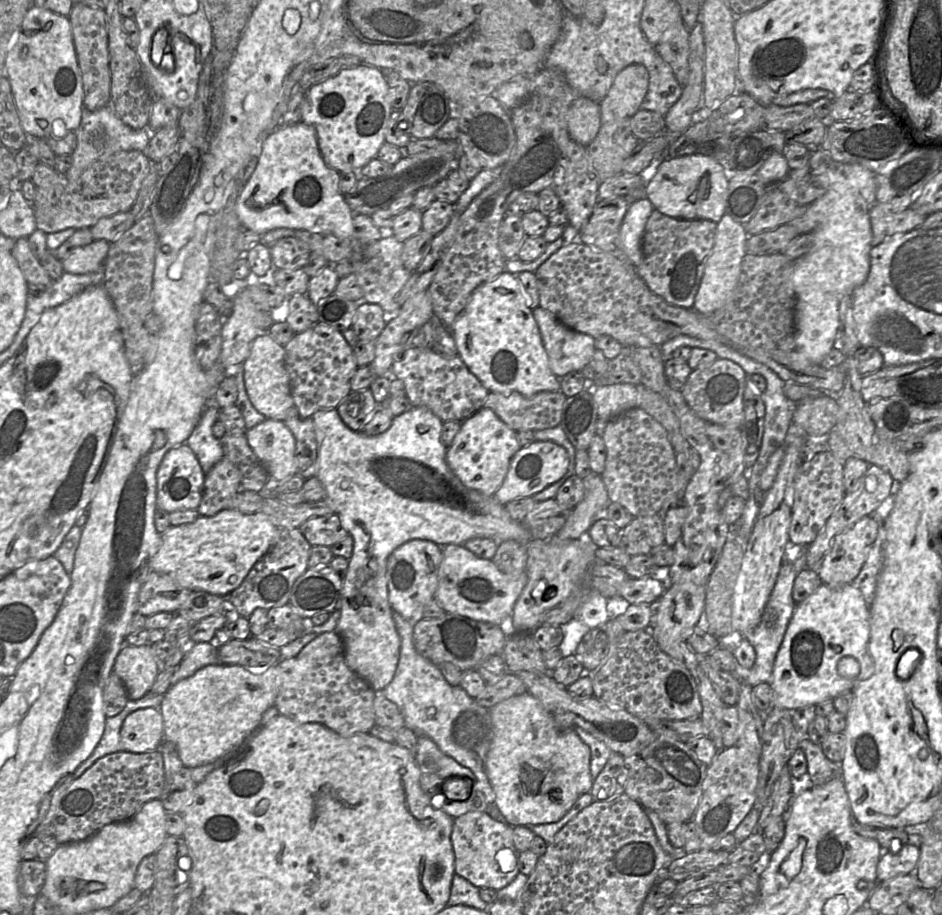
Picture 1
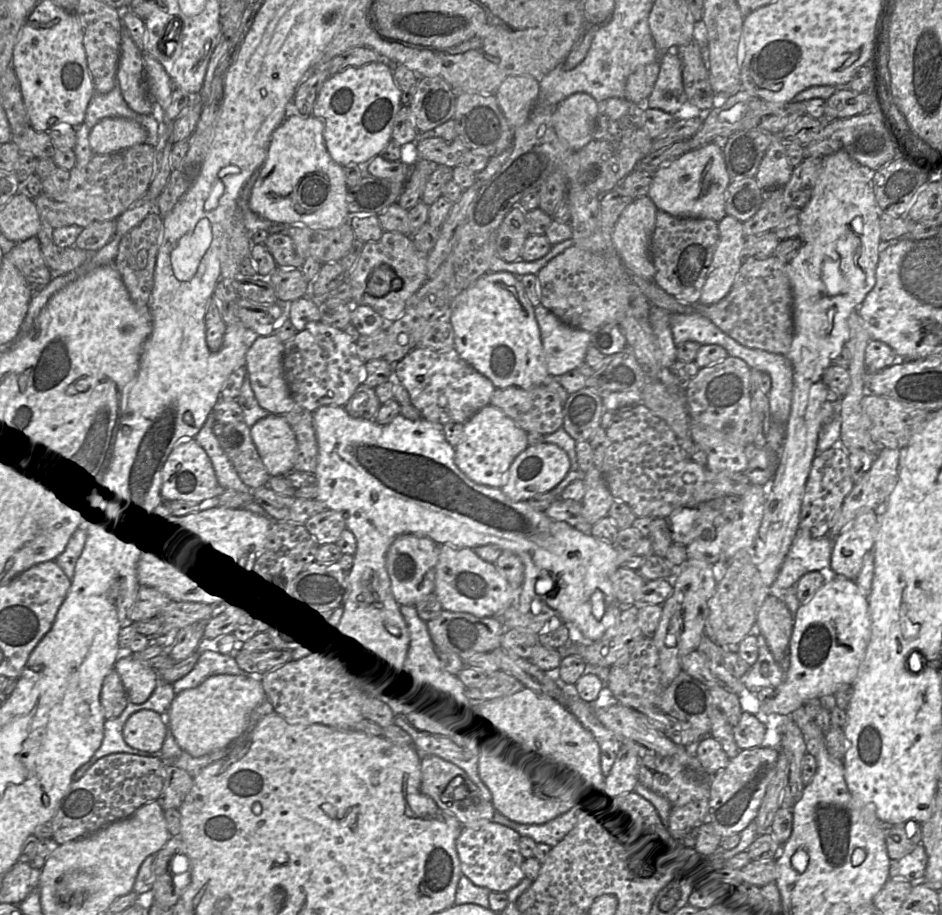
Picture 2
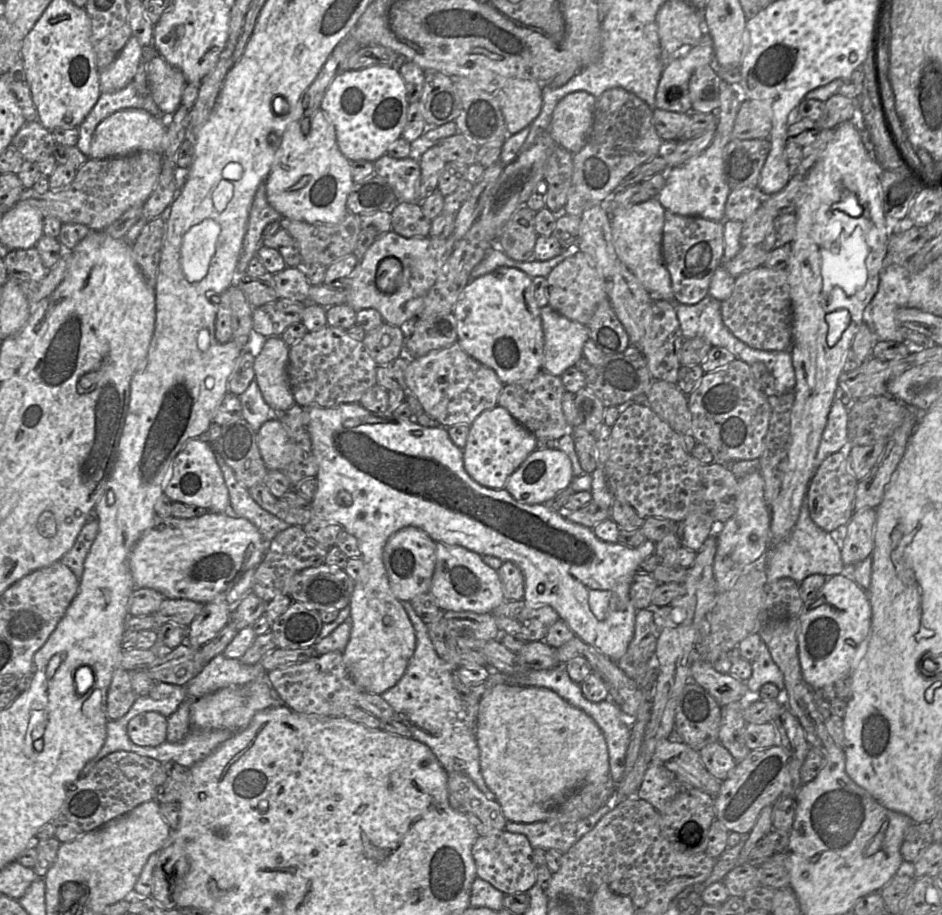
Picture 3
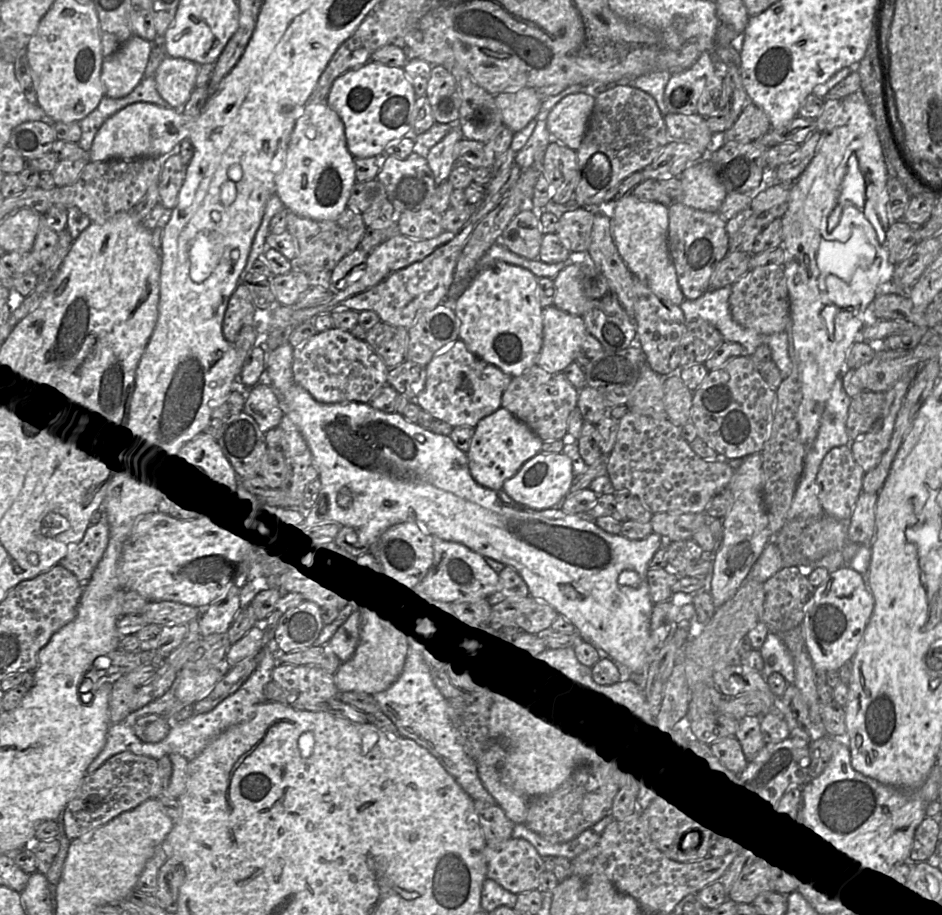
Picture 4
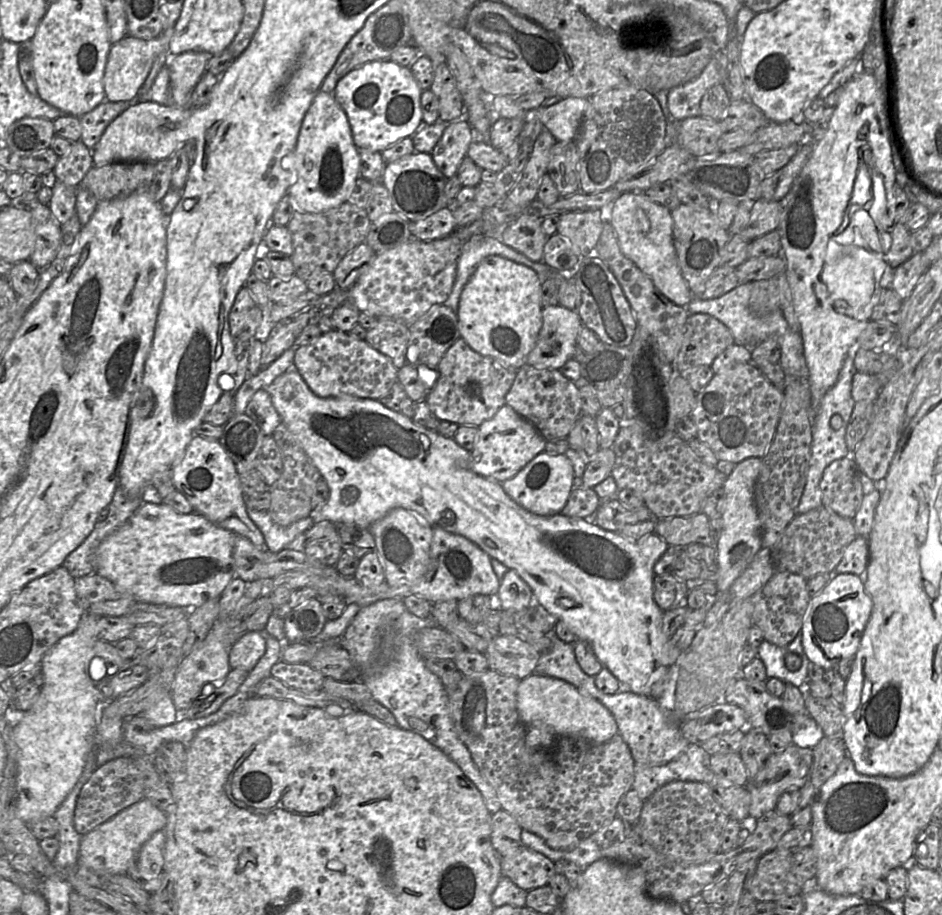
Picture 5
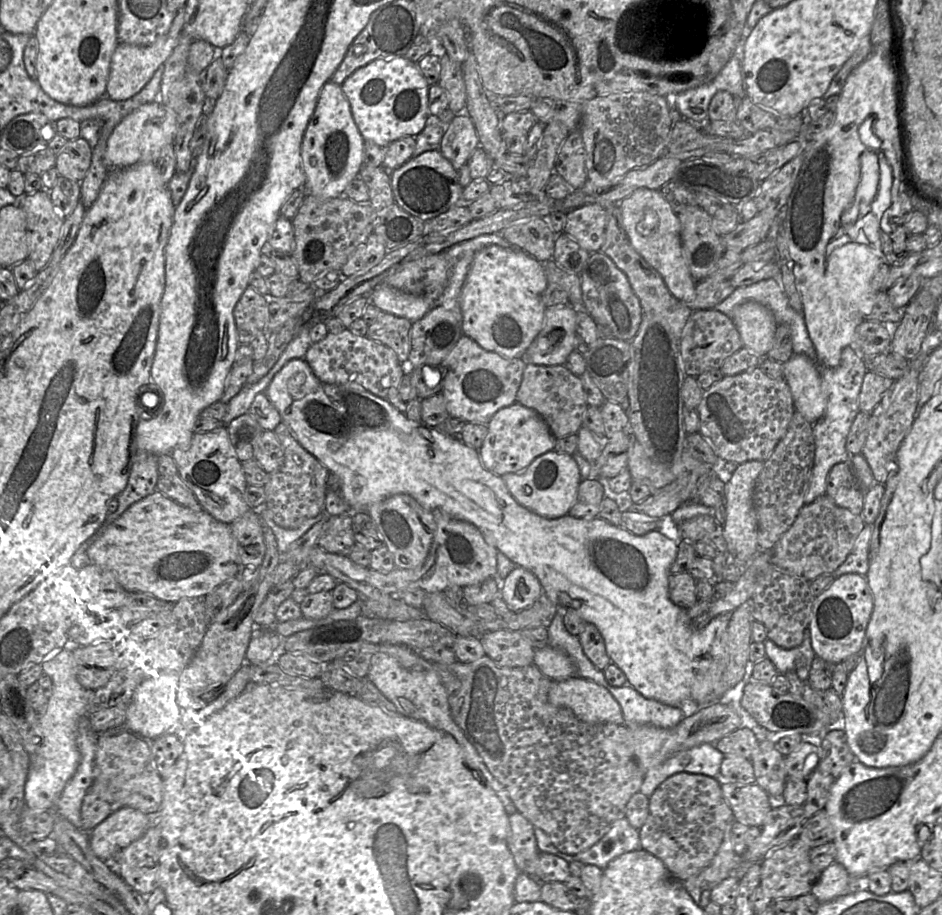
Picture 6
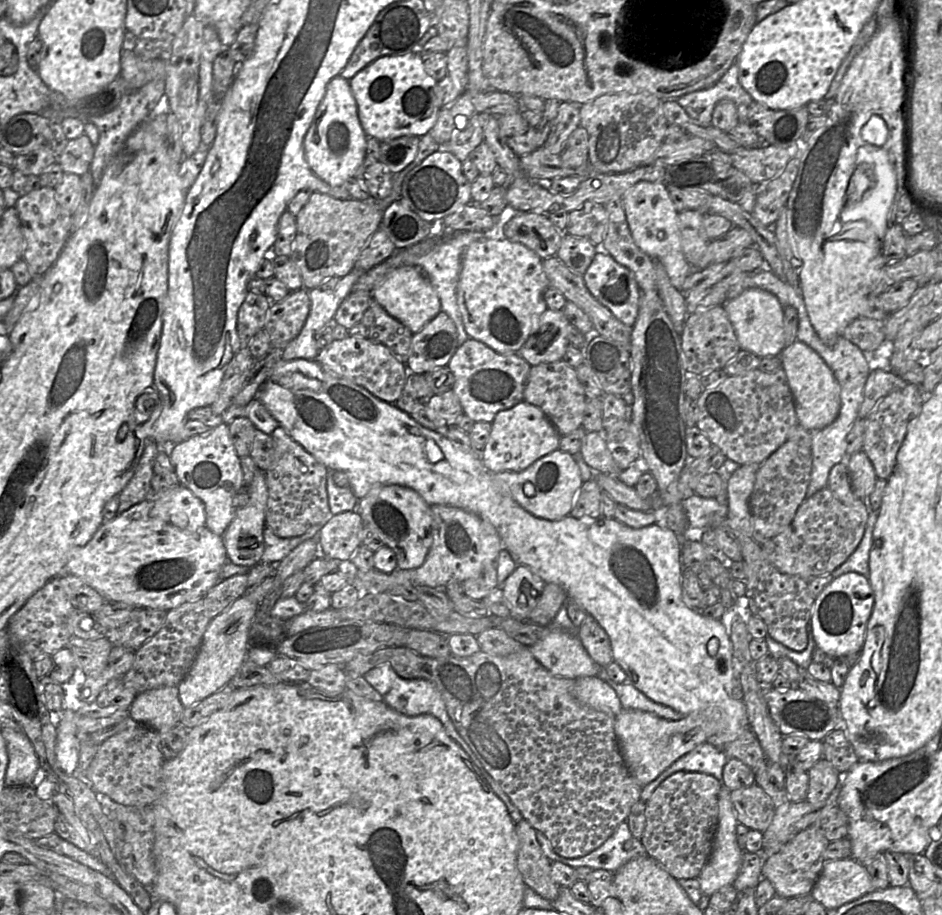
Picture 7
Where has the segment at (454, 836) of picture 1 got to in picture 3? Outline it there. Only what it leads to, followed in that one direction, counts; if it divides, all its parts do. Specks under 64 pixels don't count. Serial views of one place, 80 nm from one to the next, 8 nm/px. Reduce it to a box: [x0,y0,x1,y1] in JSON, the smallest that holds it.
[472,830,536,894]

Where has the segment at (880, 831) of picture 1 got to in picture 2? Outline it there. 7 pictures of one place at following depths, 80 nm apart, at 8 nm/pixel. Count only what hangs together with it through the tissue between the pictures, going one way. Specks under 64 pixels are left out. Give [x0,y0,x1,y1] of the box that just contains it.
[886,820,922,860]

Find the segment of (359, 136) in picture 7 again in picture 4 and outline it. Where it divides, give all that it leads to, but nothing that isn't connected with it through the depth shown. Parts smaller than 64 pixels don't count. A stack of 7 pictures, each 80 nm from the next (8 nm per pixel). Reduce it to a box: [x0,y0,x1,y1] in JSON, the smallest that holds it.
[275,102,357,221]

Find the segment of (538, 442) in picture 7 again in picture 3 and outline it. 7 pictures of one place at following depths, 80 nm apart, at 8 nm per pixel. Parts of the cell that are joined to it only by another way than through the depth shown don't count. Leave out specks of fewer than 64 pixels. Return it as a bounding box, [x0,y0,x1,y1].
[463,406,537,488]

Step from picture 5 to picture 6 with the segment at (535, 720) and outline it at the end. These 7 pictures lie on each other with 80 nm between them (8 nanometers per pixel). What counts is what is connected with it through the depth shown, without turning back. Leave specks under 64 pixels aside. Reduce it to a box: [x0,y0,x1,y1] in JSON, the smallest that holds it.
[547,677,624,724]

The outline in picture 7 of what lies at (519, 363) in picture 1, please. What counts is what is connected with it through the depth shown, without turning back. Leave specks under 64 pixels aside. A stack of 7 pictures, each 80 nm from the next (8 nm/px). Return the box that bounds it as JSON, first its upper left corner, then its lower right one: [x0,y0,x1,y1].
[457,238,548,354]

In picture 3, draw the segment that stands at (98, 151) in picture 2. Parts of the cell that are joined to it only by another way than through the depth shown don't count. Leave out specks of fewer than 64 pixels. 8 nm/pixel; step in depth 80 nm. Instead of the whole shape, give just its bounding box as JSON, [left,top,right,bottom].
[89,109,166,158]

